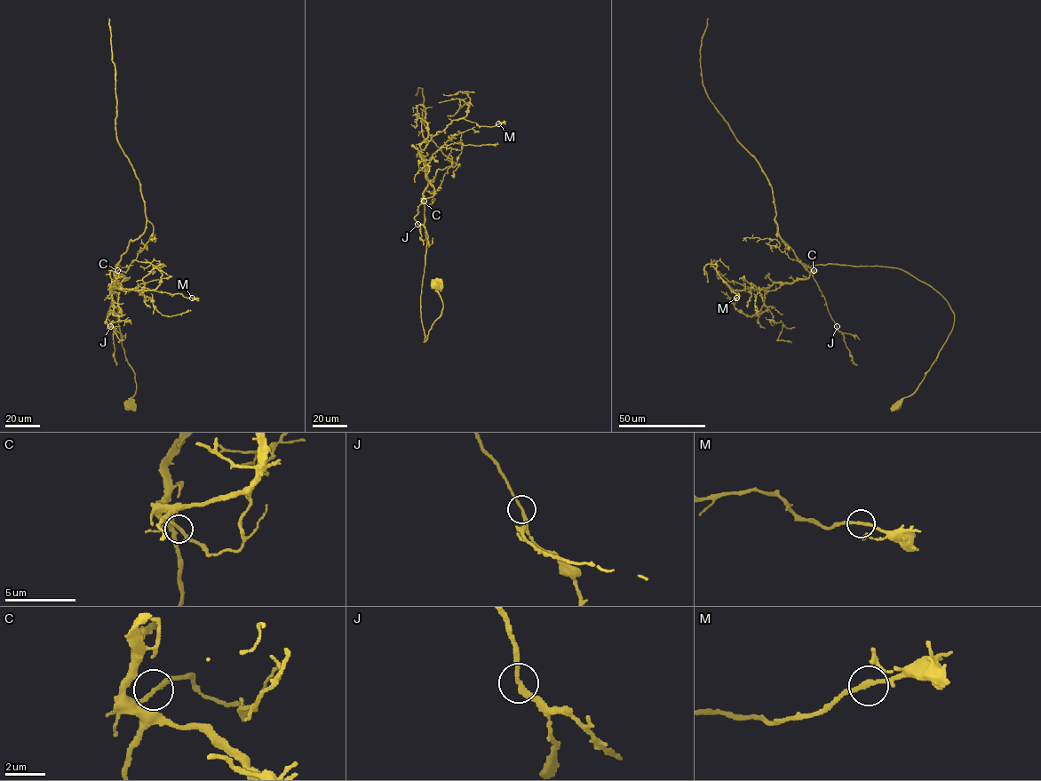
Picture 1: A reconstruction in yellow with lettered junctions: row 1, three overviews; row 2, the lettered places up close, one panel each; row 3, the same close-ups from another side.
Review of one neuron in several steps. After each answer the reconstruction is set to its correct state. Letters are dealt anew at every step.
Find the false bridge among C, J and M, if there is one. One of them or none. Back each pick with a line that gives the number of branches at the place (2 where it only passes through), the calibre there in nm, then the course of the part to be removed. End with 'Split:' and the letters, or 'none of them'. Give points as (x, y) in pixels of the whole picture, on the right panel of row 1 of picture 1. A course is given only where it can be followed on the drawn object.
Split: none of them

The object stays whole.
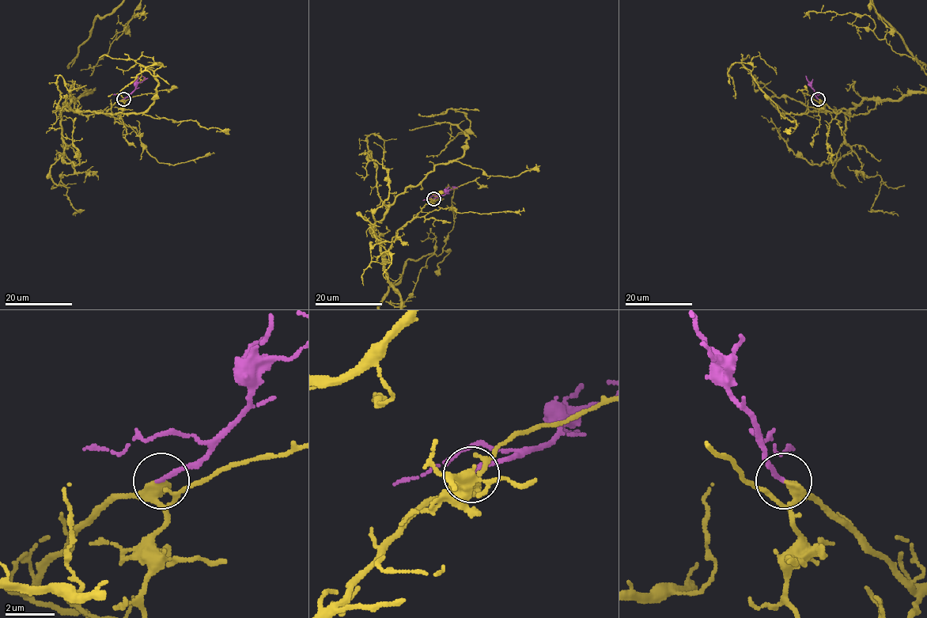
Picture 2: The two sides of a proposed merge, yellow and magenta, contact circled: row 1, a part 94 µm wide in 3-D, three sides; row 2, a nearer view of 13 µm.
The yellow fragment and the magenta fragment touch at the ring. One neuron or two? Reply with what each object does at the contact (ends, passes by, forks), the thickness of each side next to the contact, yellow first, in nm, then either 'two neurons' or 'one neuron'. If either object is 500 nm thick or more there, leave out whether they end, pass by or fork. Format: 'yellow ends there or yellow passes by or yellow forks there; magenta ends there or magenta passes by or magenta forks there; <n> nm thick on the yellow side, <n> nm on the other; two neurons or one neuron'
yellow passes by; magenta ends there; 340 nm thick on the yellow side, 180 nm on the other; one neuron

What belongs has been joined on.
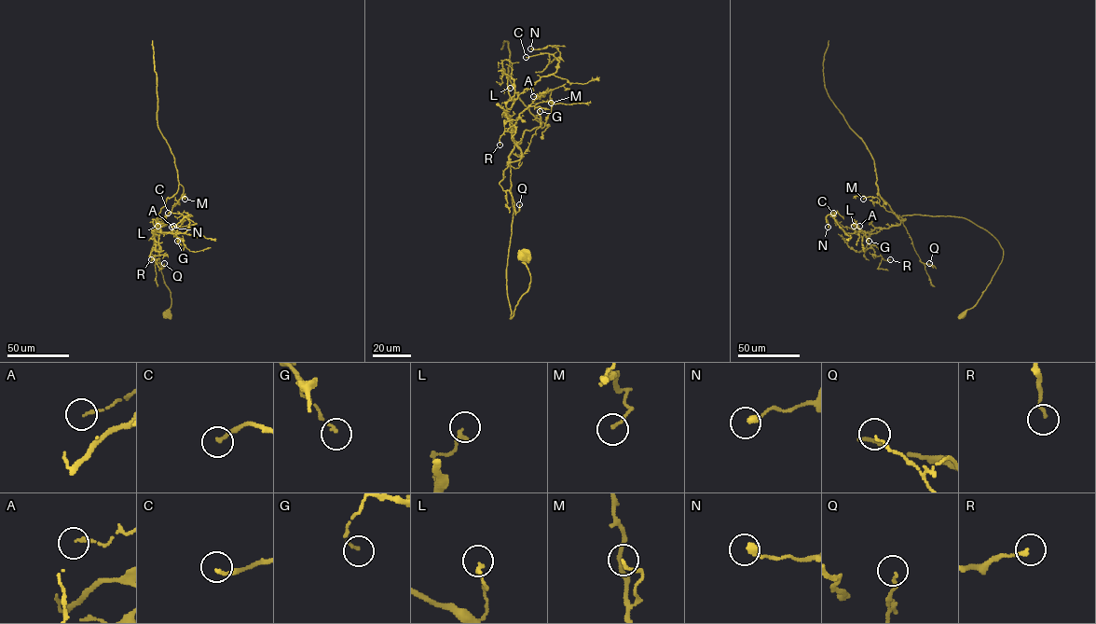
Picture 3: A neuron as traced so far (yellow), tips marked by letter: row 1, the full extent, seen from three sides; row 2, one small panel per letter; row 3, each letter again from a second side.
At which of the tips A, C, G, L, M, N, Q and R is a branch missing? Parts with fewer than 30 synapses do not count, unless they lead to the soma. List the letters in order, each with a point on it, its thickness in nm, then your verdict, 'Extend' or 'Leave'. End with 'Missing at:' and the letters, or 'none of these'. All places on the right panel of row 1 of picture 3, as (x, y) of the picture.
A: Place: (859, 226). Thickness 110 nm. Leave
C: Place: (833, 213). Thickness 150 nm. Leave
G: Place: (869, 241). Thickness 110 nm. Leave
L: Place: (854, 226). Thickness 170 nm. Leave
M: Place: (863, 199). Thickness 120 nm. Leave
N: Place: (828, 227). Thickness 320 nm. Leave
Q: Place: (929, 263). Thickness 110 nm. Leave
R: Place: (890, 259). Thickness 140 nm. Leave
Missing at: none of these

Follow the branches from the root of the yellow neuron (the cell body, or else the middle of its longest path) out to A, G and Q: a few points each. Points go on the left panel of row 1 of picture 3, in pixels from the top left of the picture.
A: (166, 315), (171, 298), (157, 253), (157, 214), (156, 219), (165, 225), (161, 233), (179, 226), (173, 226)
G: (166, 315), (171, 298), (157, 253), (158, 214), (156, 219), (165, 225), (159, 230), (172, 234), (177, 241)
Q: (166, 315), (171, 298), (157, 253), (156, 220), (158, 214), (151, 253), (161, 266), (164, 263)

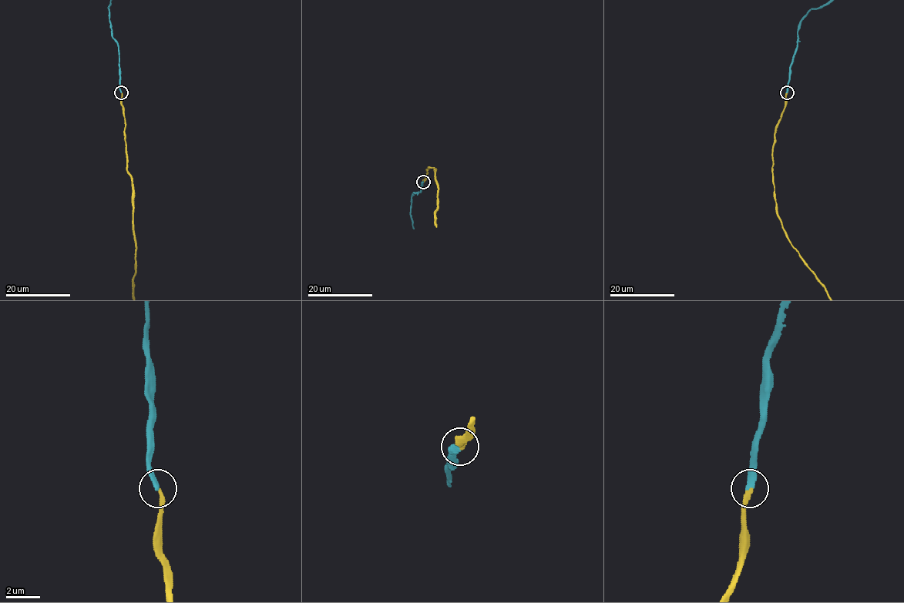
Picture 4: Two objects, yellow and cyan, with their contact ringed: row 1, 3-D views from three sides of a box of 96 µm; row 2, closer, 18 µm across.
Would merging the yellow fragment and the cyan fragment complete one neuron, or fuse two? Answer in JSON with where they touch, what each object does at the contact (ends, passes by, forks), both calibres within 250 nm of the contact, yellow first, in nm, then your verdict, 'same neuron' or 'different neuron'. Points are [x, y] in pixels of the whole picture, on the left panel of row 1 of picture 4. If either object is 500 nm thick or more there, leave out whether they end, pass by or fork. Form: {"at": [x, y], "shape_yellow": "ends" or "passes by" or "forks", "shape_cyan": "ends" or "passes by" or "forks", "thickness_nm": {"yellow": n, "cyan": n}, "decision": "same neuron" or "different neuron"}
{"at": [121, 92], "shape_yellow": "ends", "shape_cyan": "ends", "thickness_nm": {"yellow": 240, "cyan": 280}, "decision": "same neuron"}

